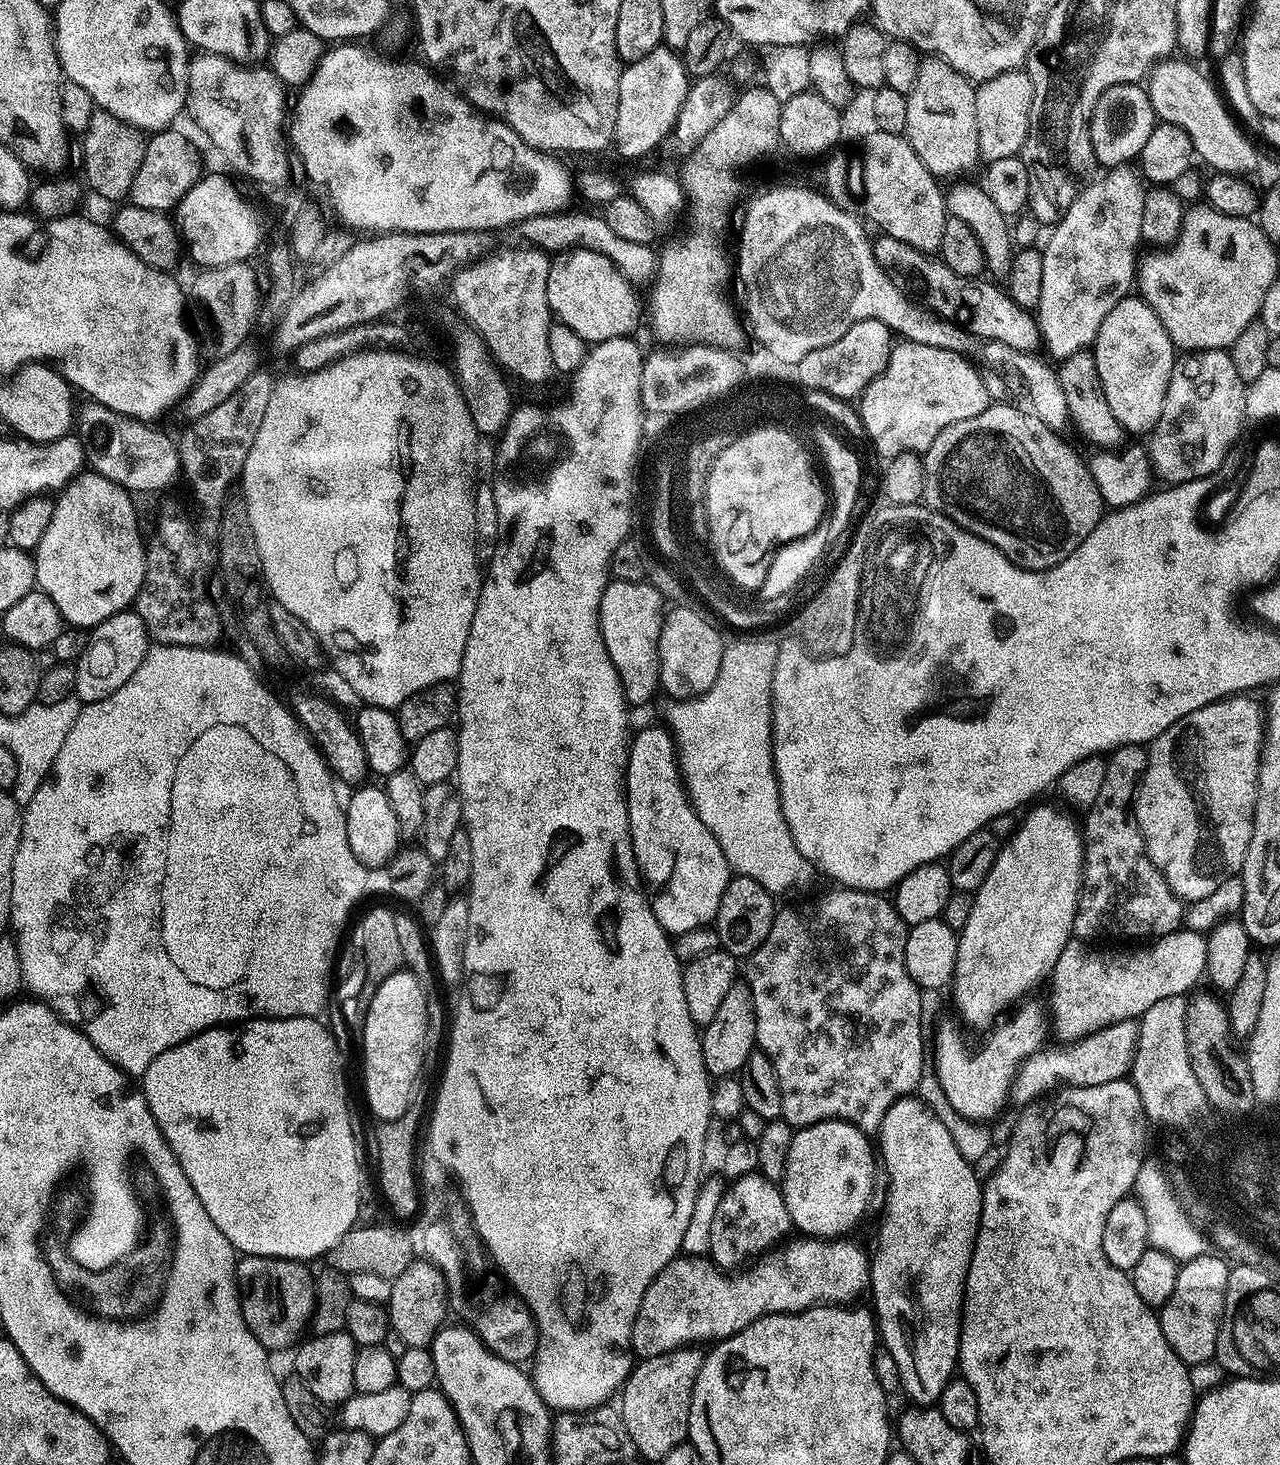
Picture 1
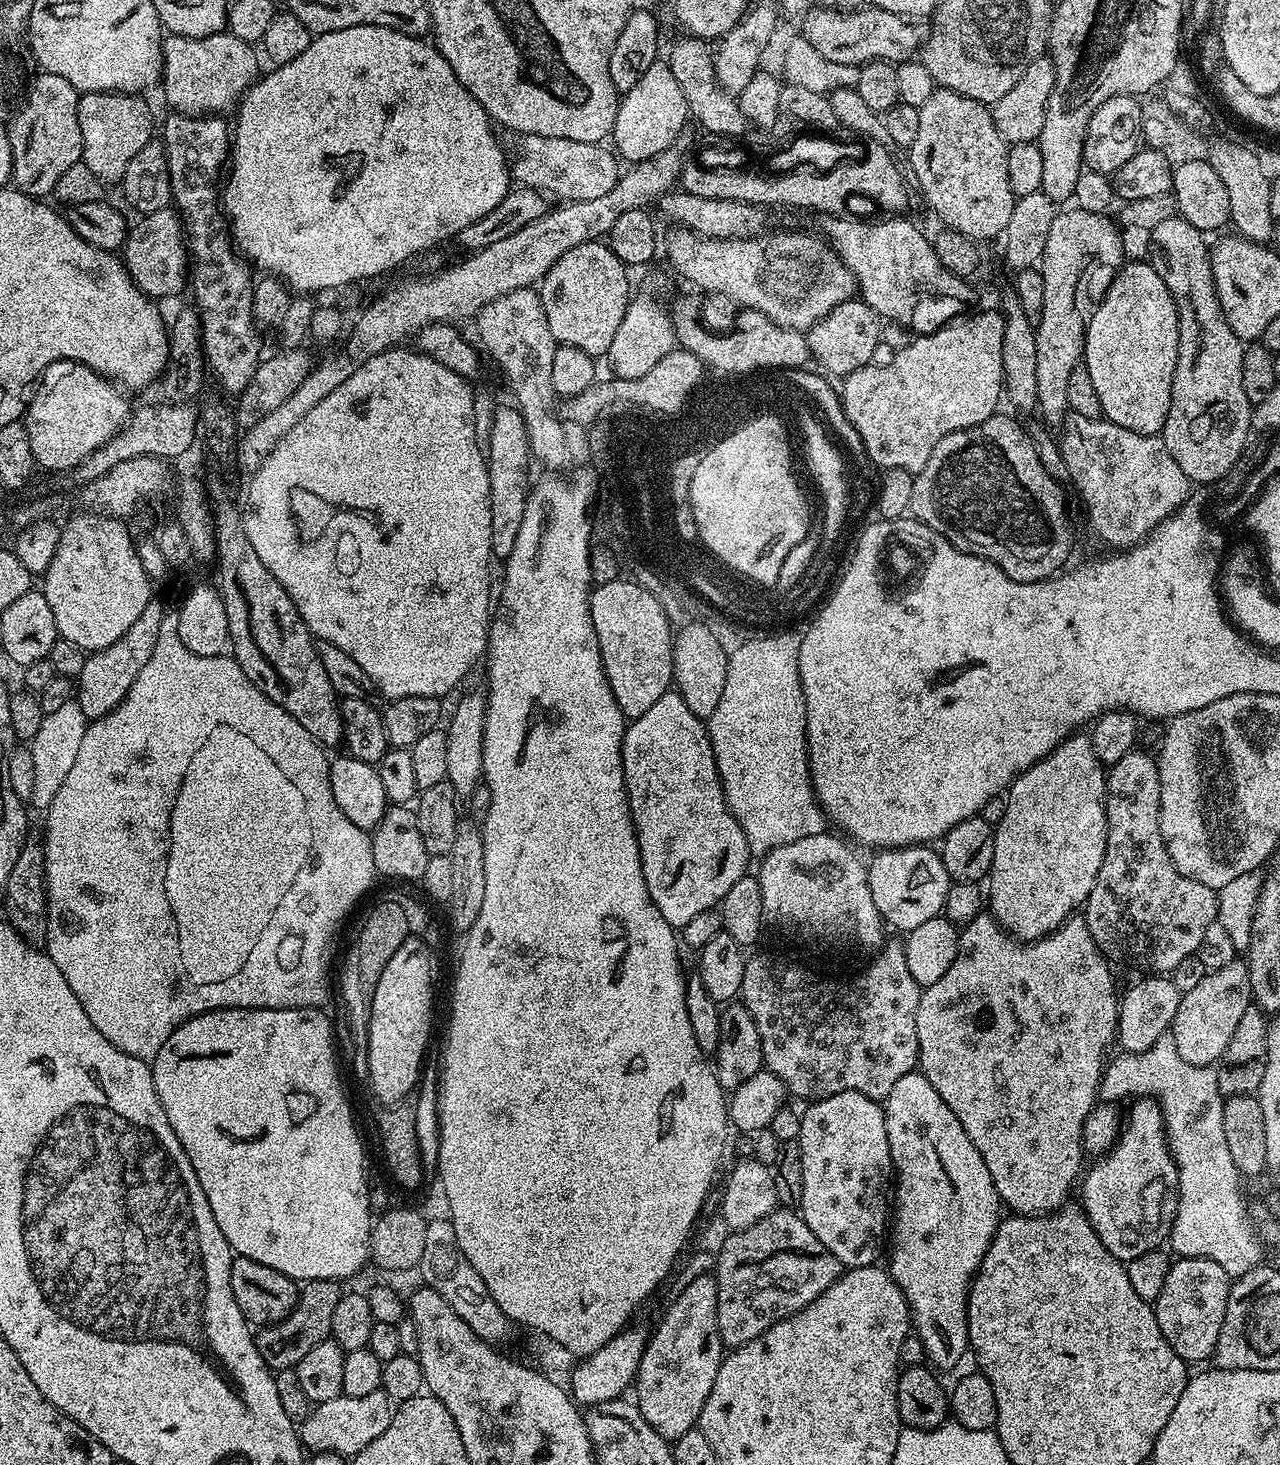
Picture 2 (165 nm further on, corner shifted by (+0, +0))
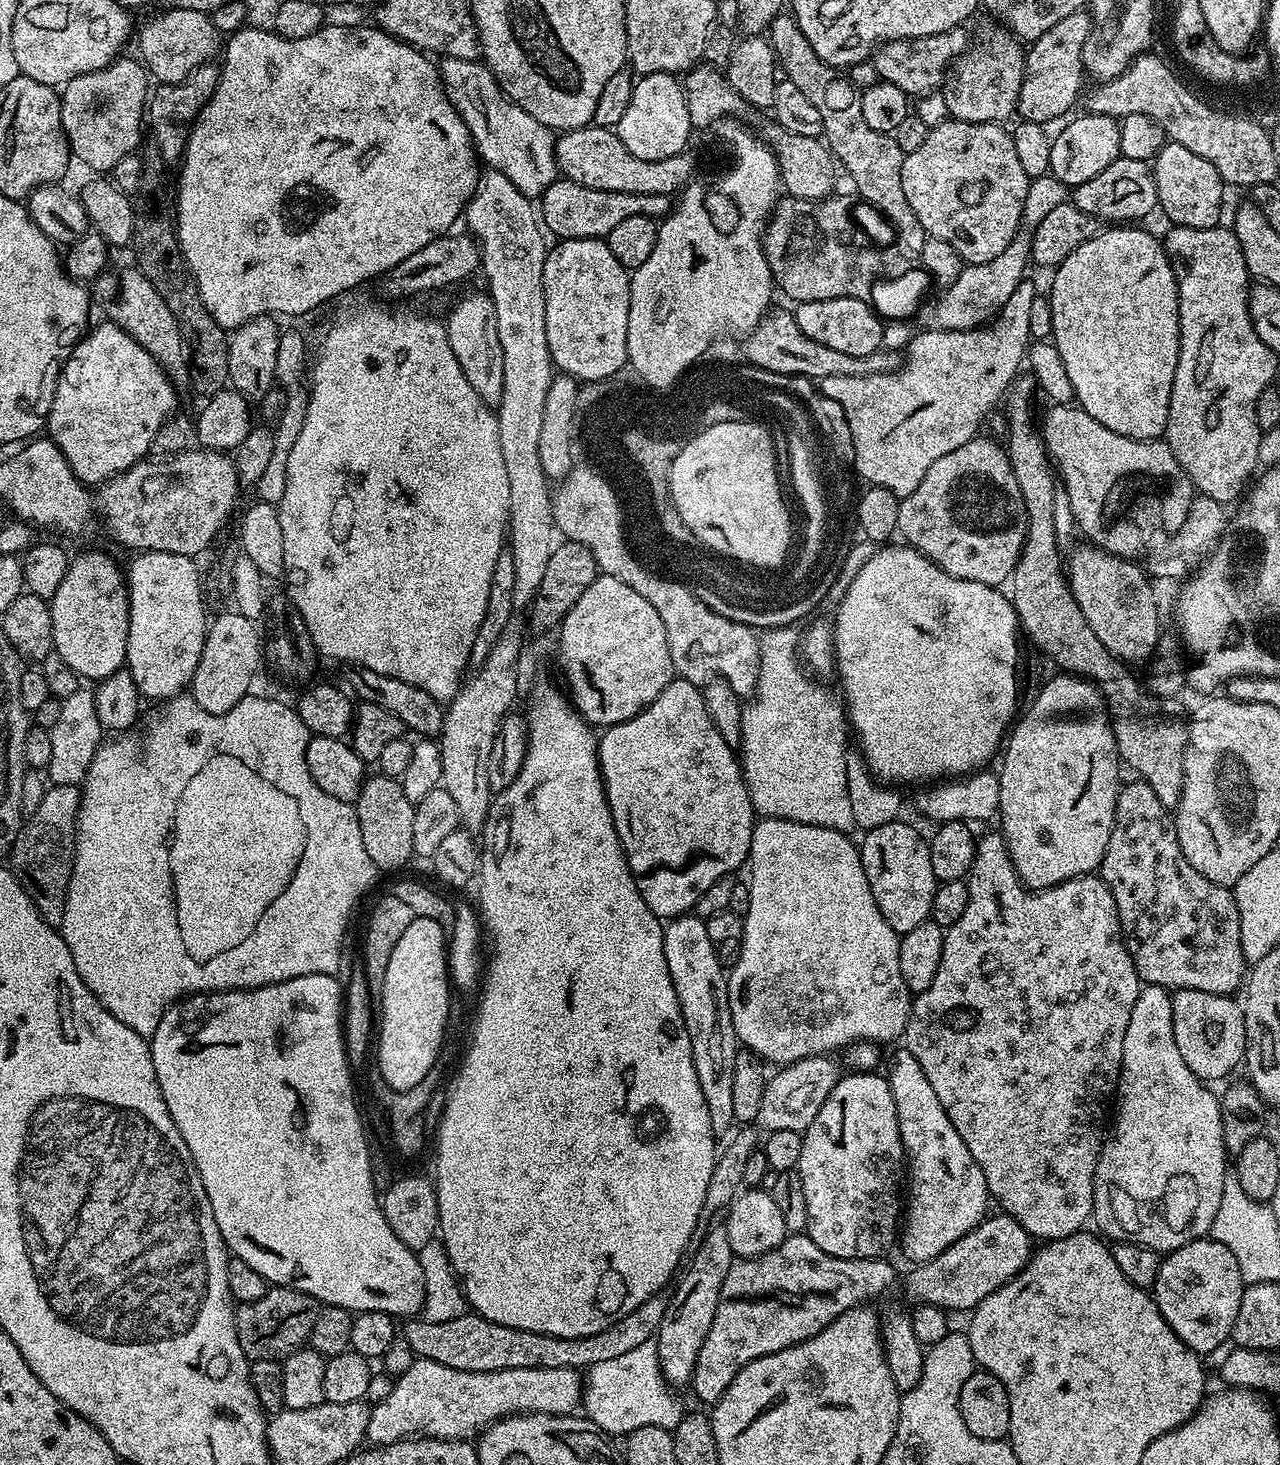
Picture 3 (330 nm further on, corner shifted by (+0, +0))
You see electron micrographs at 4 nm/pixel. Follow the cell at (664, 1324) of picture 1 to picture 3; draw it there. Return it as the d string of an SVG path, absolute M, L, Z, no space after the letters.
M417 1358L406 1374L395 1377L393 1384L396 1385L376 1405L373 1403L368 1413L367 1439L376 1446L412 1437L468 1440L495 1420L526 1412L572 1414L581 1407L585 1389L585 1381L575 1368L467 1372L454 1370L440 1358Z

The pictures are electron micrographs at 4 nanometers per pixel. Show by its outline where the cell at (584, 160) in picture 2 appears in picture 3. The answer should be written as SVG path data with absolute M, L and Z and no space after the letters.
M445 56L438 67L444 92L454 110L458 110L462 122L466 122L477 157L491 171L506 174L506 178L510 178L510 182L514 182L524 196L539 198L558 176L553 129L547 128L526 114L522 106L515 104L501 90L488 65L479 59L463 60Z

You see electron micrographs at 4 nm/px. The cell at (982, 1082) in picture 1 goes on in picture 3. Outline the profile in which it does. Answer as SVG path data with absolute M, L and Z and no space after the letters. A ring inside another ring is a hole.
M993 830L988 832L983 837L982 835L976 842L976 857L972 863L972 869L968 871L966 883L968 886L968 893L970 894L970 902L966 902L966 911L962 913L962 918L958 918L958 922L954 922L954 926L950 926L944 933L944 949L942 950L942 962L938 962L938 974L934 974L934 982L930 982L930 986L925 992L915 993L912 1002L912 1013L908 1016L908 1026L904 1029L902 1037L903 1043L906 1042L906 1050L910 1054L914 1054L914 1058L918 1058L918 1066L922 1066L922 1074L926 1074L926 1078L930 1082L930 1086L934 1086L934 1094L938 1094L938 1102L942 1102L942 1110L946 1110L946 1114L950 1118L950 1122L954 1122L954 1130L958 1130L958 1134L962 1134L962 1142L966 1142L966 1150L970 1150L970 1154L974 1154L974 1162L978 1162L978 1166L982 1170L982 1174L986 1178L986 1186L988 1187L989 1197L993 1201L996 1200L1001 1204L1003 1211L1007 1215L1014 1217L1018 1223L1028 1230L1028 1235L1040 1242L1047 1242L1049 1240L1057 1240L1058 1238L1066 1238L1070 1234L1074 1234L1085 1227L1084 1224L1089 1223L1092 1216L1092 1203L1094 1202L1094 1174L1098 1166L1098 1158L1100 1157L1100 1150L1104 1146L1106 1139L1106 1124L1104 1128L1104 1119L1109 1119L1110 1108L1108 1112L1108 1099L1113 1099L1114 1093L1117 1091L1120 1083L1120 1067L1122 1066L1122 1042L1126 1042L1126 1026L1130 1026L1130 1014L1134 1011L1134 1002L1138 1002L1138 994L1142 987L1140 975L1136 973L1136 967L1132 961L1132 955L1128 952L1128 945L1124 943L1124 933L1120 931L1120 919L1118 918L1118 910L1114 902L1114 894L1108 889L1108 884L1103 878L1097 879L1096 893L1093 894L1092 900L1088 900L1088 896L1084 893L1083 879L1077 878L1075 880L1068 880L1064 884L1056 884L1052 888L1043 890L1029 890L1020 883L1015 868L1005 866L1005 868L996 868L1002 862L1008 860L1008 845L1004 843L1004 837L999 831ZM1026 914L1030 916L1030 936L1034 936L1034 942L1040 946L1046 946L1046 956L1032 956L1028 958L1028 962L1024 962L1022 968L1014 968L1014 972L1008 972L1008 962L1004 960L1004 920L1008 922L1008 918L1012 922L1022 922L1026 924Z

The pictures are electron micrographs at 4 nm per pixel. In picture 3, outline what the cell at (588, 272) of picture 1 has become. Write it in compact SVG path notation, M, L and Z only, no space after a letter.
M603 239L599 240L560 240L556 245L547 249L544 258L544 297L546 298L546 342L550 346L552 363L563 375L575 376L577 381L589 382L602 380L608 377L615 377L616 371L620 367L628 364L628 347L626 346L626 330L630 322L630 292L632 291L632 281L629 269L624 268L610 254L607 243Z

